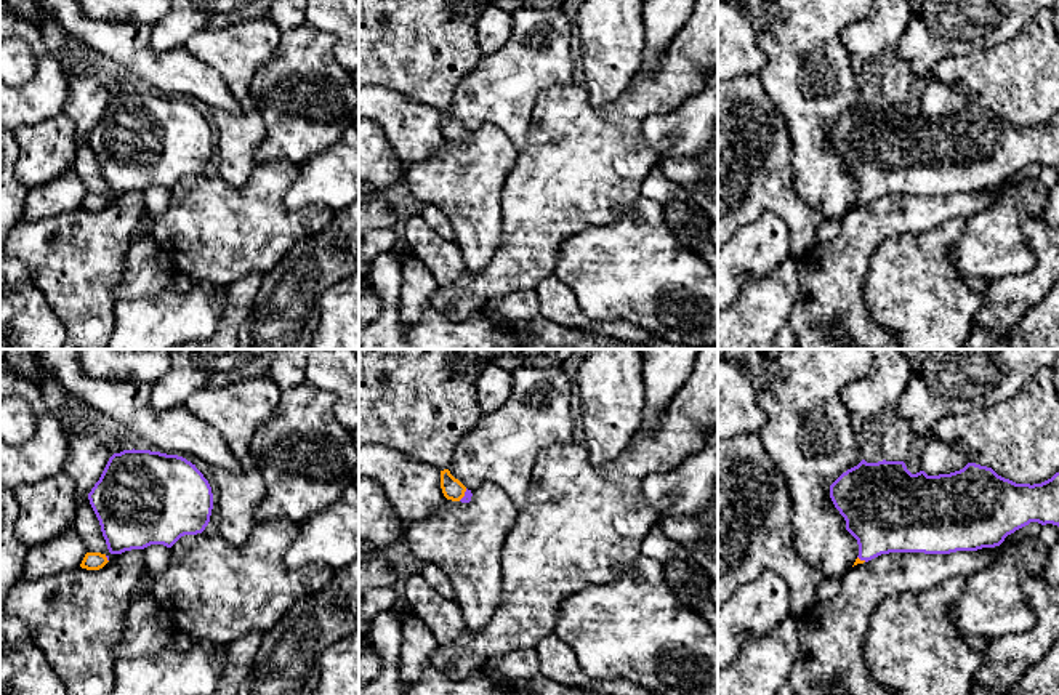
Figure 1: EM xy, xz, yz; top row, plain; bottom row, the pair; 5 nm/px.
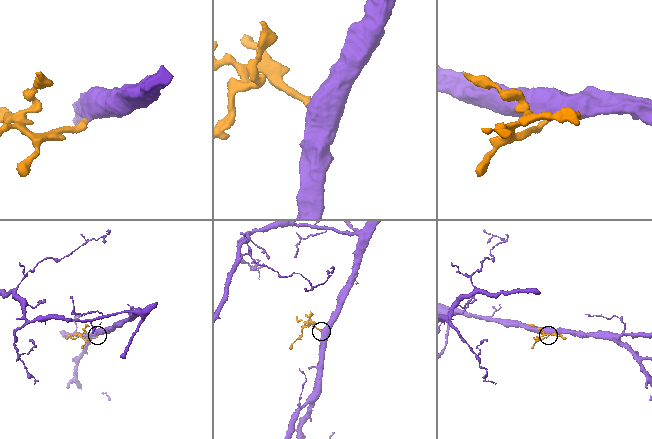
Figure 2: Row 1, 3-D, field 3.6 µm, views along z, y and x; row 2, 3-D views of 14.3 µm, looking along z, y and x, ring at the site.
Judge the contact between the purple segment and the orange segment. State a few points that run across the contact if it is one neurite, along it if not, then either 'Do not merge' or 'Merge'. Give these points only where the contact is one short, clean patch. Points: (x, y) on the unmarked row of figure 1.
Line: xz (467, 140), (465, 136), (452, 130). Merge

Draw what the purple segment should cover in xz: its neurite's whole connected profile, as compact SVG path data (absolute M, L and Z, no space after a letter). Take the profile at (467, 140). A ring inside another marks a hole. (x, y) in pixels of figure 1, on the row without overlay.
M449 110L441 112L441 130L447 141L469 144L471 131L468 131Z

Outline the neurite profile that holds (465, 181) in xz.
M493 123L471 131L469 144L444 139L439 151L405 167L412 199L441 208L453 231L466 269L481 272L501 232L501 191L517 149Z

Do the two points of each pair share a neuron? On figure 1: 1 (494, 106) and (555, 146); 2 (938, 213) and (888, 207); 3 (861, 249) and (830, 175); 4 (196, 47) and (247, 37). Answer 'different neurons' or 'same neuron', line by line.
1: different neurons
2: same neuron
3: different neurons
4: same neuron

